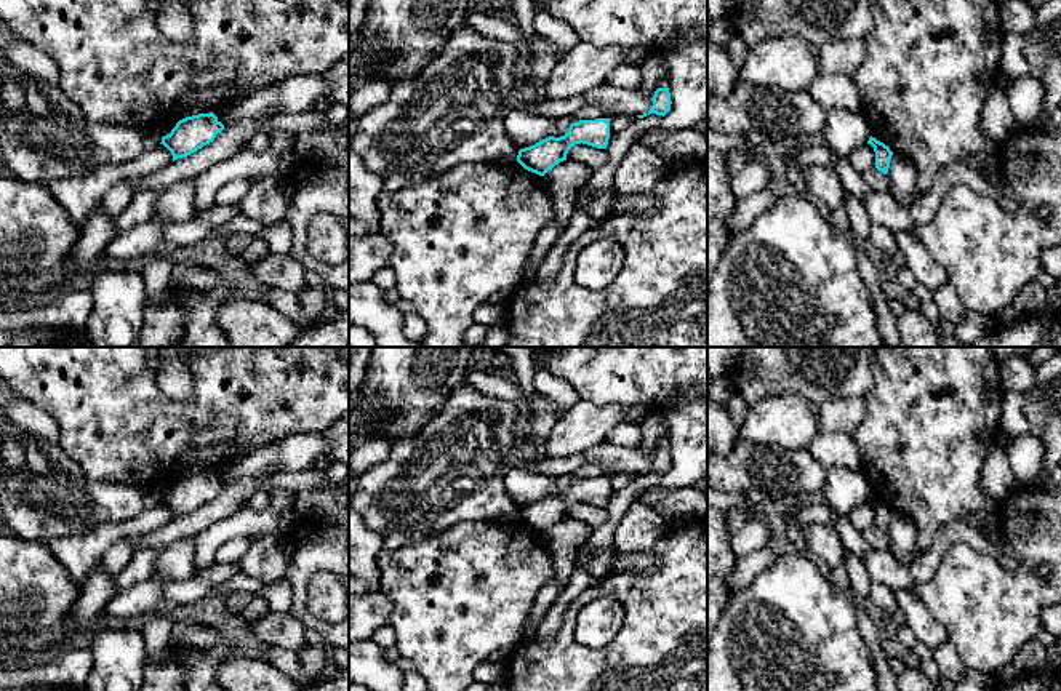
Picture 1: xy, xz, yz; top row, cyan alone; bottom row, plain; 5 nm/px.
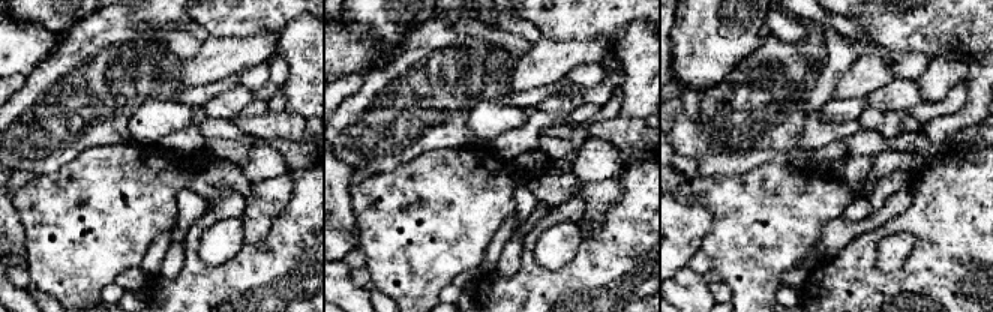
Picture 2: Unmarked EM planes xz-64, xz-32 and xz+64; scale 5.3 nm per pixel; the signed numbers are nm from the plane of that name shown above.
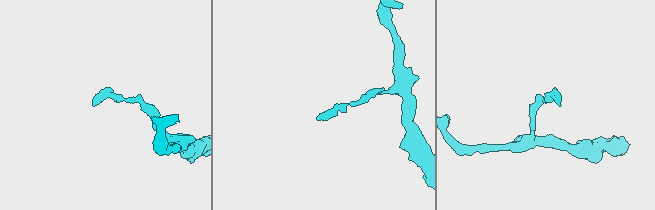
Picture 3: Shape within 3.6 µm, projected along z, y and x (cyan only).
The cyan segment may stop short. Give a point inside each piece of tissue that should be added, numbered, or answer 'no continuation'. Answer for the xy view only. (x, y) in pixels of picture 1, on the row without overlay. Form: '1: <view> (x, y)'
no continuation

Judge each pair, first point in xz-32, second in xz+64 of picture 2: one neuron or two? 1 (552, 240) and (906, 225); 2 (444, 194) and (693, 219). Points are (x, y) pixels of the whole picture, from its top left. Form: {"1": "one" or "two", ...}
{"1": "two", "2": "two"}

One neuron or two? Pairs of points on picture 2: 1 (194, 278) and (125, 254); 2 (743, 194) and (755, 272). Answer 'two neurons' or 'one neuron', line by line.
1: two neurons
2: one neuron

